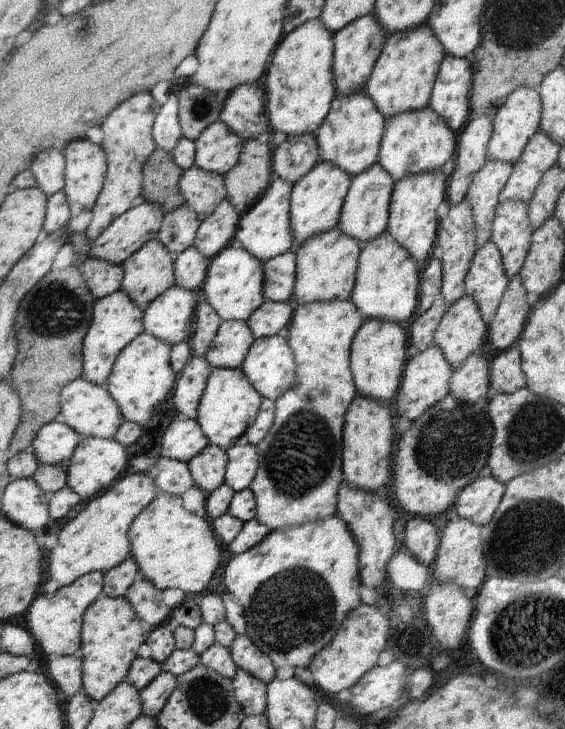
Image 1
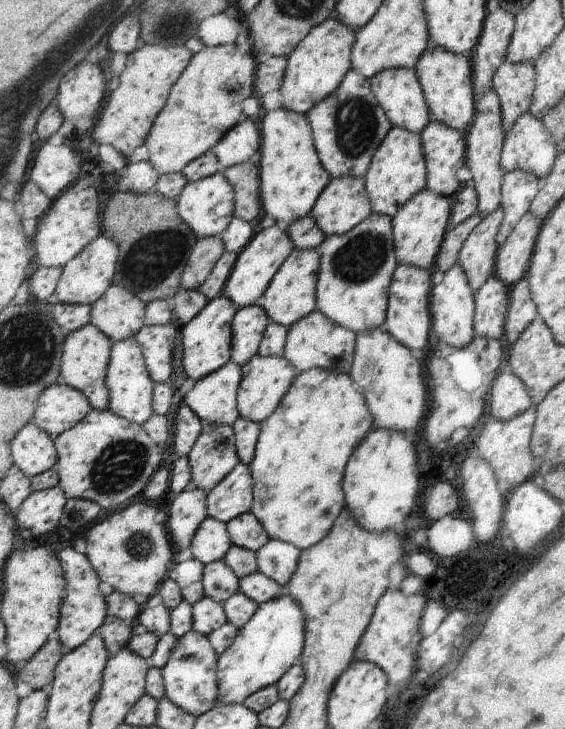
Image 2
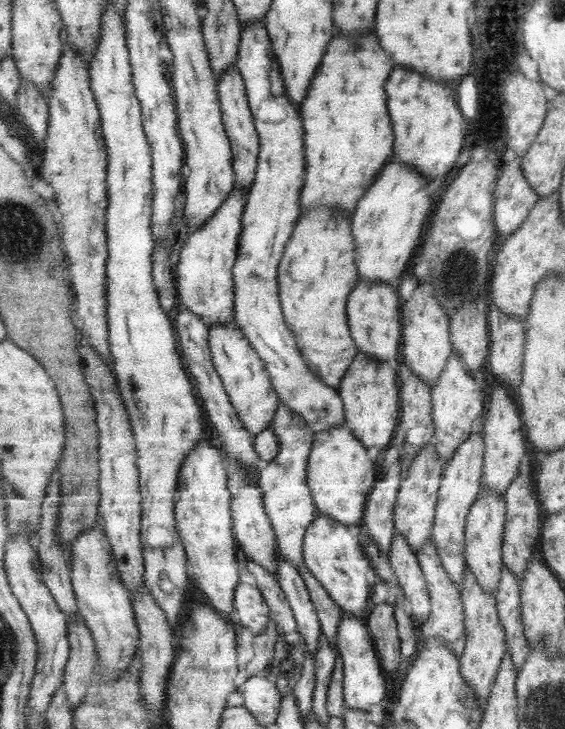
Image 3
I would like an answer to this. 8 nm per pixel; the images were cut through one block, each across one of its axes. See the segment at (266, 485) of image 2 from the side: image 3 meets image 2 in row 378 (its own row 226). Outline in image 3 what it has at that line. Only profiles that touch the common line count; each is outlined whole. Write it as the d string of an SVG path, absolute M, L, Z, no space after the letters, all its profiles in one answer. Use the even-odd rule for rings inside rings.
M313 207L302 210L297 222L297 228L287 243L282 264L279 266L279 286L282 299L282 309L286 323L298 339L299 348L309 364L310 369L322 381L333 388L338 388L346 372L350 370L358 355L359 347L350 331L347 312L348 300L361 278L358 269L358 251L352 232L352 218L329 207Z

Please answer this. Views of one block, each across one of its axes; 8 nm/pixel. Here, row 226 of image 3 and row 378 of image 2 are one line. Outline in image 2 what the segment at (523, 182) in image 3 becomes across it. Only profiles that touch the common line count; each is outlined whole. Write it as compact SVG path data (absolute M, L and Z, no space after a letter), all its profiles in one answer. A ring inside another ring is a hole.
M513 372L499 373L491 388L489 415L510 421L535 406L526 384Z

